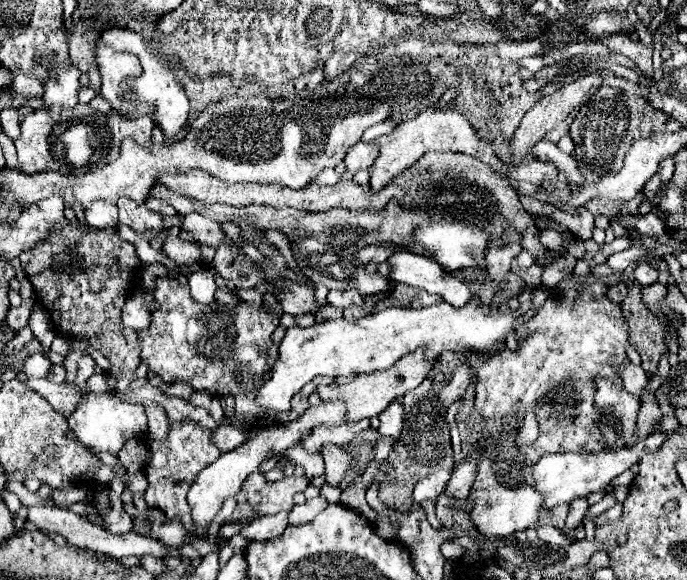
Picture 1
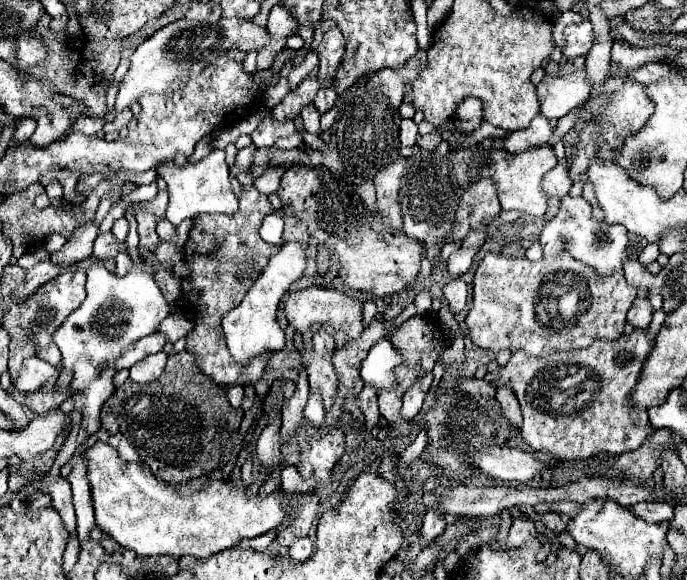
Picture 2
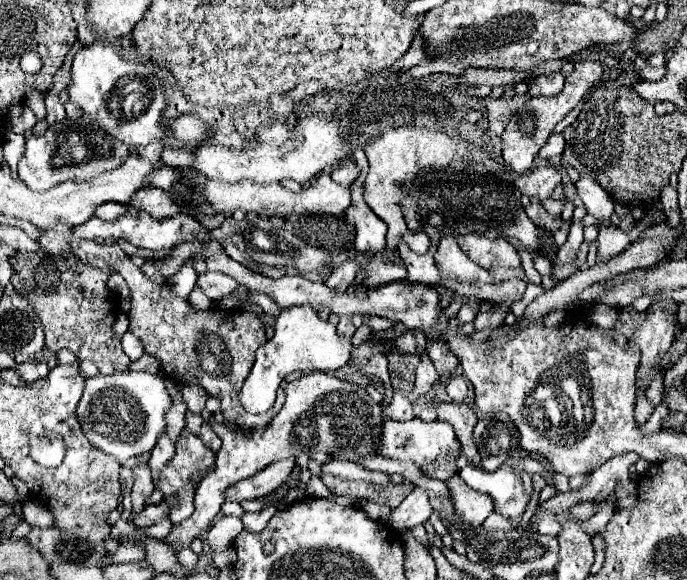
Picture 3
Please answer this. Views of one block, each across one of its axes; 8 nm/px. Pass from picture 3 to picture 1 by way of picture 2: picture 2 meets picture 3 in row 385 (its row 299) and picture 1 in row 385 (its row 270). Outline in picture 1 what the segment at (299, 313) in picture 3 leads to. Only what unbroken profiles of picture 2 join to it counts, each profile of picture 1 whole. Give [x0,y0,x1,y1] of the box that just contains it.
[256,302,516,412]

